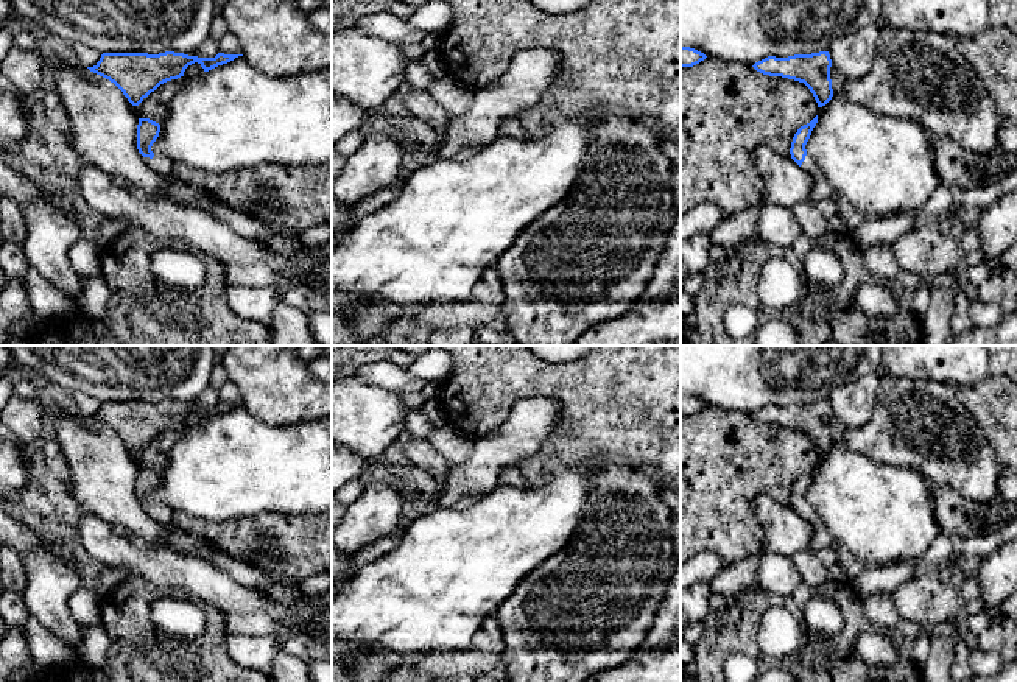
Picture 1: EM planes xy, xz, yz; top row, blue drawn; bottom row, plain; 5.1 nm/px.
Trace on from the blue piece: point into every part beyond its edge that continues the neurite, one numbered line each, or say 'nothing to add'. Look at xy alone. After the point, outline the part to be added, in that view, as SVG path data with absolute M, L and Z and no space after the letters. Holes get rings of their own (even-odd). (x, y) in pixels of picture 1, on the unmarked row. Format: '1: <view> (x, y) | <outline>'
1: xy (162, 514) | M154 503L153 508L150 508L150 506L143 506L143 508L148 512L148 515L153 520L156 520L157 523L160 523L164 526L174 525L174 511L170 506L160 504L160 503Z

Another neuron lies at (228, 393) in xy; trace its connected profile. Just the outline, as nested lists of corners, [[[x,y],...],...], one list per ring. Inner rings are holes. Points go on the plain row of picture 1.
[[[229,380],[218,389],[218,395],[224,403],[241,403],[237,385]]]

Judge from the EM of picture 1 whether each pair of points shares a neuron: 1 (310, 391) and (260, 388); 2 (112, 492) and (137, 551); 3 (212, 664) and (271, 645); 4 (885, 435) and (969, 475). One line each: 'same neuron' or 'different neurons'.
1: same neuron
2: different neurons
3: different neurons
4: same neuron

